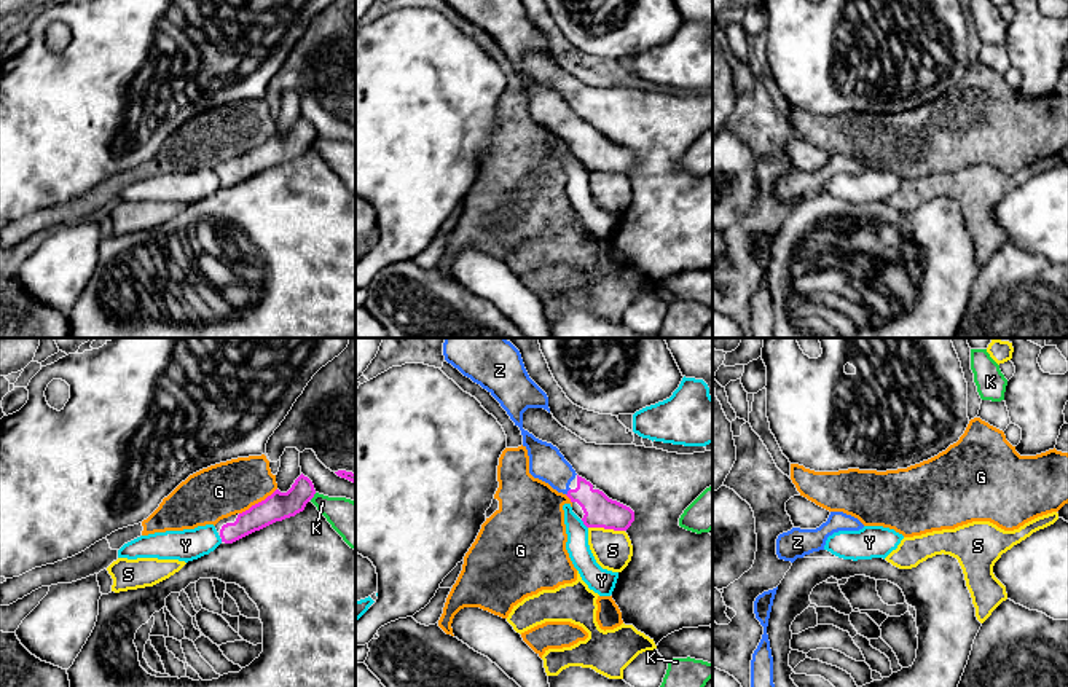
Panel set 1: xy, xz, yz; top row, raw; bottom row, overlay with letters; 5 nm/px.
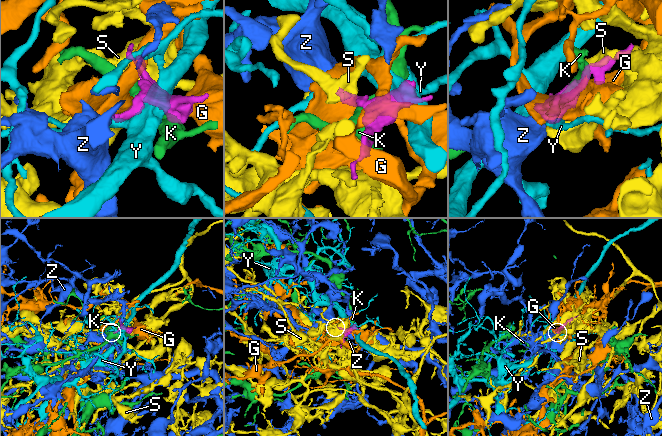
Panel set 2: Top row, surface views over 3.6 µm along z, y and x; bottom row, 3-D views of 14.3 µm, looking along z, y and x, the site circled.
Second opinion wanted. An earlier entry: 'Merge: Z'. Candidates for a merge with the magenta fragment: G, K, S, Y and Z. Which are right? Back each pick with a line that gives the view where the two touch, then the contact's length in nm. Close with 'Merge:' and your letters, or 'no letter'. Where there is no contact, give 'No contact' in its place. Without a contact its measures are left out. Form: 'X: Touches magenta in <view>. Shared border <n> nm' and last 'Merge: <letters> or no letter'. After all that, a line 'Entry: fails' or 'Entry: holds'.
Z: Touches magenta in xz. Shared border 40 nm
Merge: Z
Entry: holds

